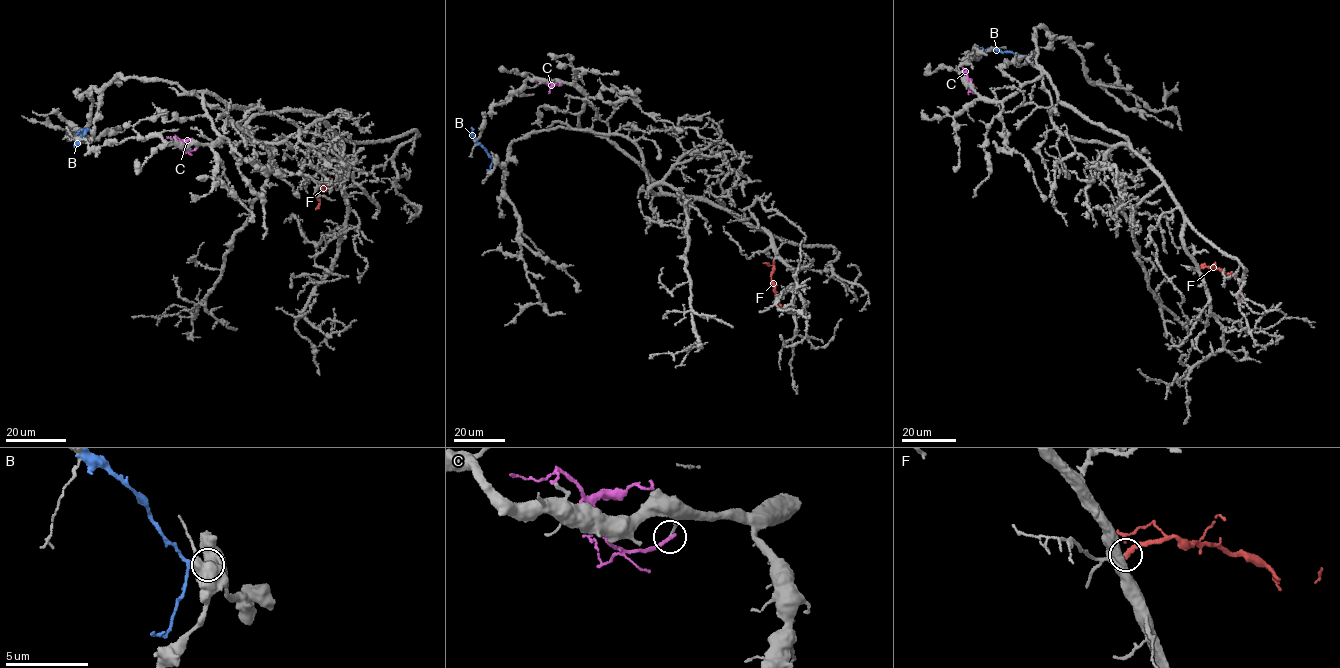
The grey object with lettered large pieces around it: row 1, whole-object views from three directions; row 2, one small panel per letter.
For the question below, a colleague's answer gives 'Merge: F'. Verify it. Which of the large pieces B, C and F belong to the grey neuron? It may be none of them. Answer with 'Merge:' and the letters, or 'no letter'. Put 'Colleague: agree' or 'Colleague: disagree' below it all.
Merge: F
Colleague: agree

